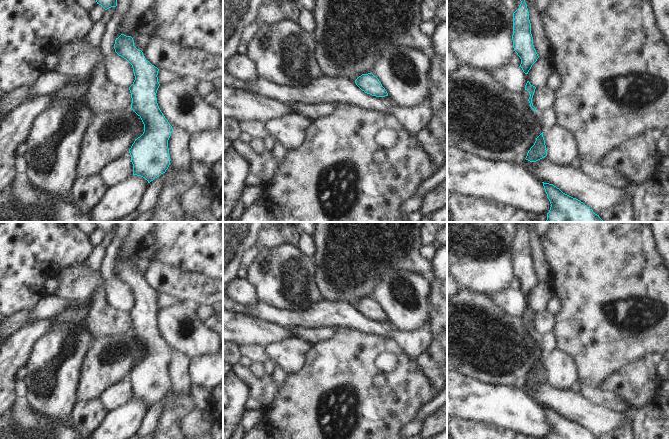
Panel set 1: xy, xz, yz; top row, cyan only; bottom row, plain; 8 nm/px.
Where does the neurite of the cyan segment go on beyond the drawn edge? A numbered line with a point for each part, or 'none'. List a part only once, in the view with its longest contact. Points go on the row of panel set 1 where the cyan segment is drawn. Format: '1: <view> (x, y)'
none

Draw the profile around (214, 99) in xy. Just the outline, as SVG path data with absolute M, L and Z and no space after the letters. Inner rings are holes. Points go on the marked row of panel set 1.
M214 90L204 96L203 99L206 103L219 112L221 118L219 128L223 131L223 96L217 90Z

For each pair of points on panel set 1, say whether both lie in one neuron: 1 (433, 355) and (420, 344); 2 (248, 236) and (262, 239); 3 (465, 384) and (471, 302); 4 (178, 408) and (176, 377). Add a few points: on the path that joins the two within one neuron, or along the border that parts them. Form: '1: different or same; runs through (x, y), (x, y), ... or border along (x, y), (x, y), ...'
1: different; border along (430, 326), (432, 334), (431, 344), (415, 359)
2: different; border along (259, 232), (256, 244)
3: different; border along (457, 372), (488, 384)
4: same; runs through (182, 400), (182, 388), (180, 385)

